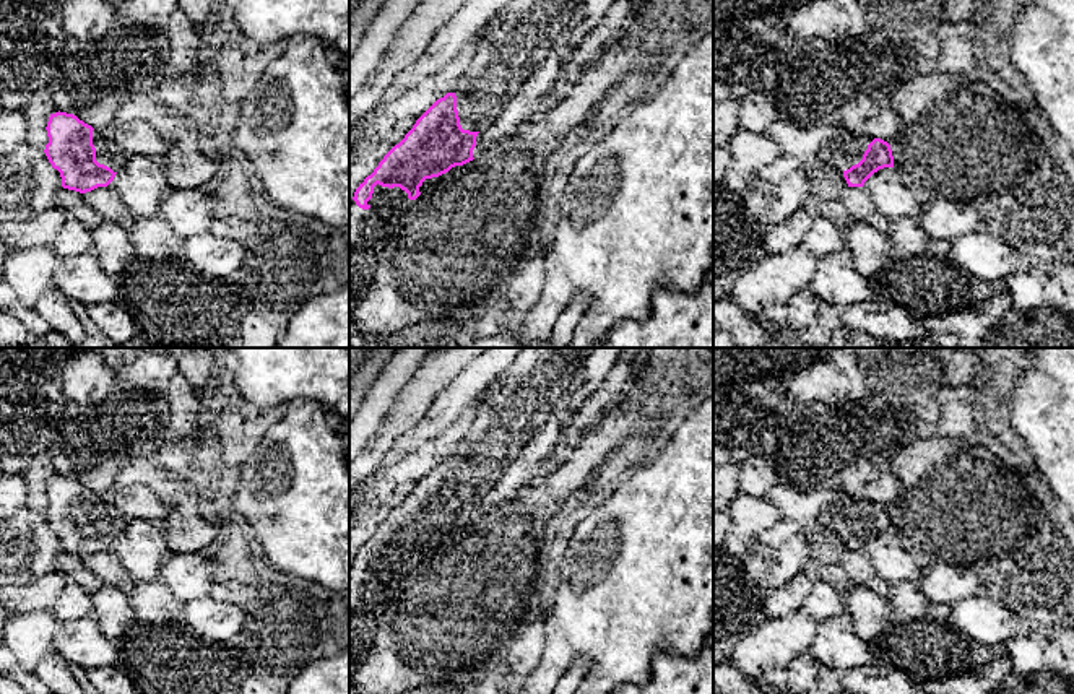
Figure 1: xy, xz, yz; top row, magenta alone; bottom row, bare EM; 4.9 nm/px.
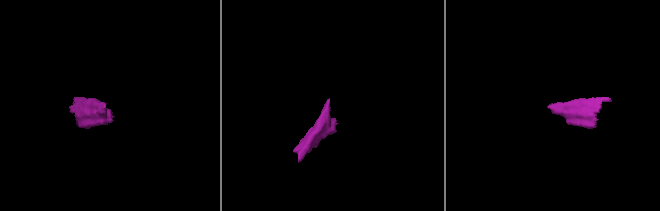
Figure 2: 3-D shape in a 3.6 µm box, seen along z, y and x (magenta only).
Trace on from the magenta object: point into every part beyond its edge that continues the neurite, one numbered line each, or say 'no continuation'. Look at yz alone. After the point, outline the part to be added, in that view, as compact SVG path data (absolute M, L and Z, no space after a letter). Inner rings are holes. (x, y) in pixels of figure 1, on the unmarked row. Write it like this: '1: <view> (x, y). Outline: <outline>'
1: yz (824, 516). Outline: M777 483L765 499L777 505L785 522L793 522L804 531L811 557L822 564L838 564L848 551L843 536L863 523L874 504L834 489L798 491Z

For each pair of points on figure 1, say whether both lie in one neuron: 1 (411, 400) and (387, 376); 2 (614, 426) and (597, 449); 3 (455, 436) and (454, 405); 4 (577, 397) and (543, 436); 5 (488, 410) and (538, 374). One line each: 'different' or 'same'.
1: different
2: same
3: different
4: same
5: same

